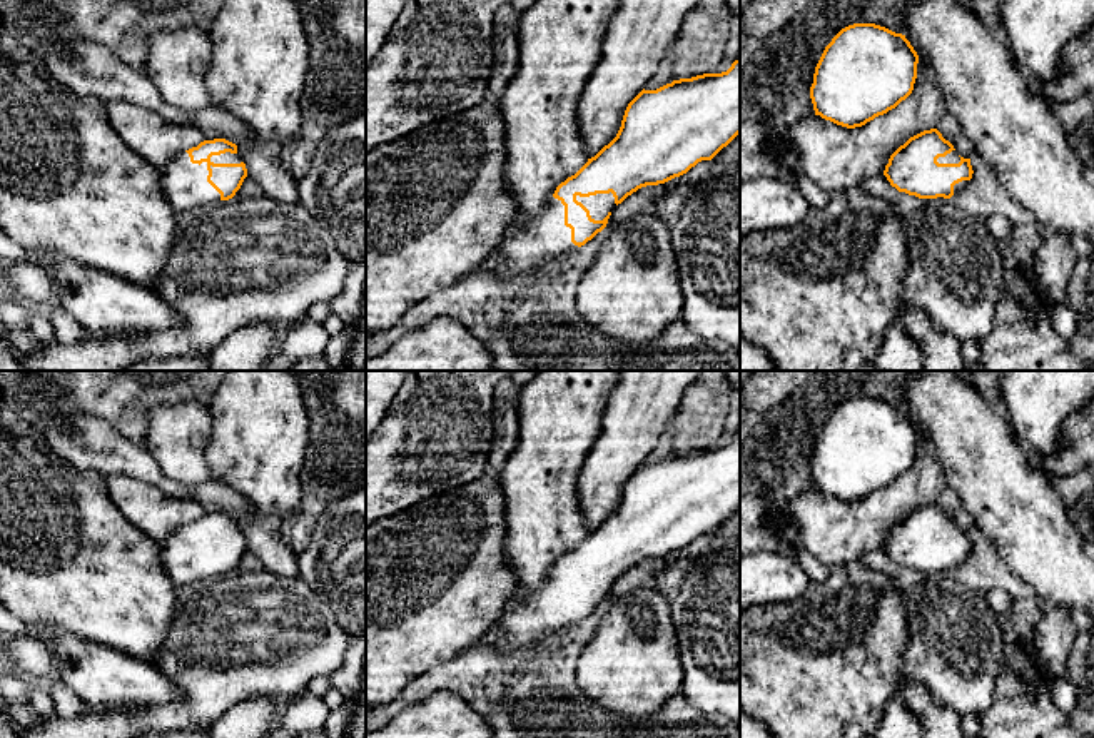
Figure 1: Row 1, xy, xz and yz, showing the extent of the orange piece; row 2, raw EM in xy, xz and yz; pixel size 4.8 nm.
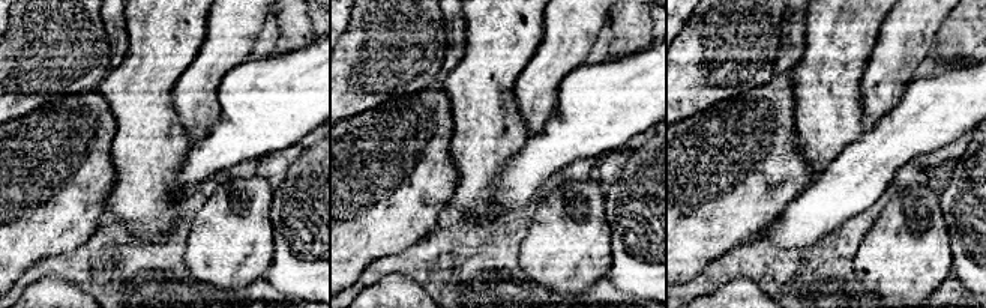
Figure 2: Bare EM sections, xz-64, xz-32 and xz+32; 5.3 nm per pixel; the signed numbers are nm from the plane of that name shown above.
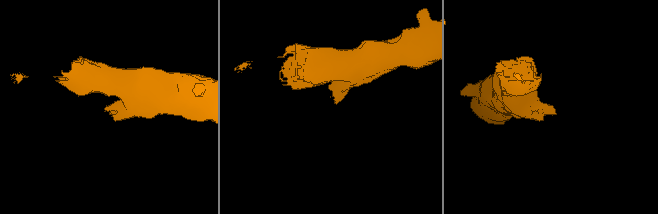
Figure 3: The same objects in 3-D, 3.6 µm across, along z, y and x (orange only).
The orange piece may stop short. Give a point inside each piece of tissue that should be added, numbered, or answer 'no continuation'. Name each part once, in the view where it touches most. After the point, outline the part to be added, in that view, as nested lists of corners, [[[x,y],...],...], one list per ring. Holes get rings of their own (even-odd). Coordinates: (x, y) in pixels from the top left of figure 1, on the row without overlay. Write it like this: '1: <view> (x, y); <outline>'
1: xy (184, 558); [[[180,526],[160,541],[162,568],[174,586],[194,584],[220,576],[220,568],[207,556],[207,536],[192,538]]]

